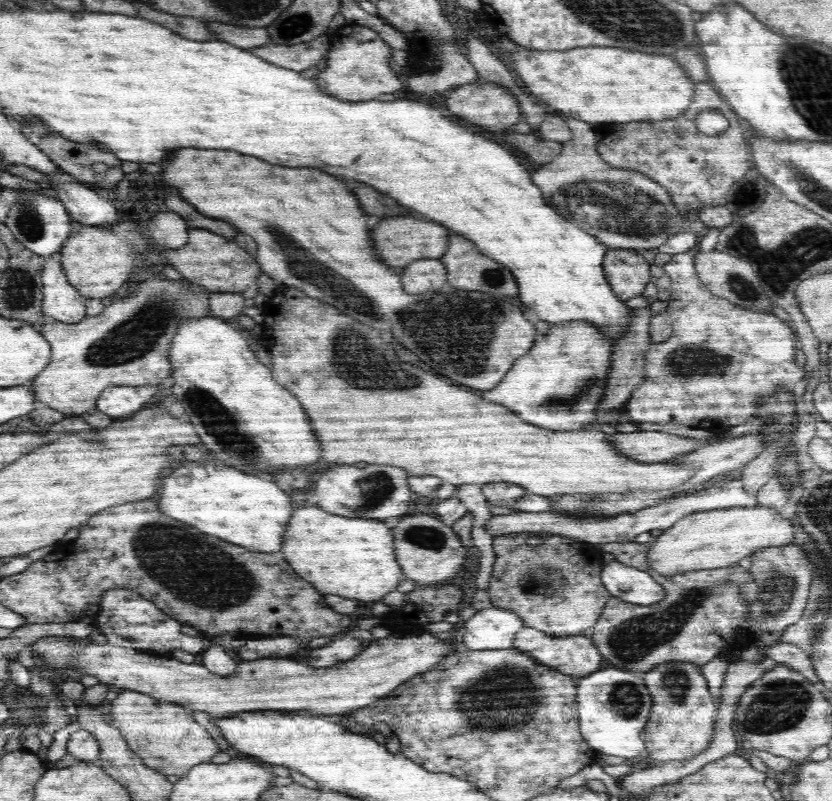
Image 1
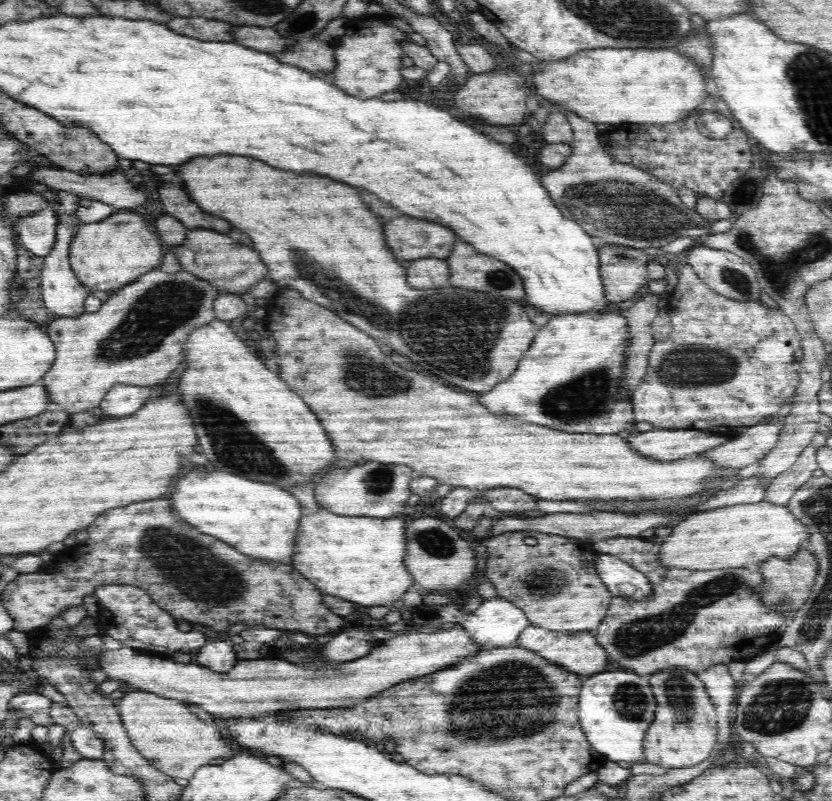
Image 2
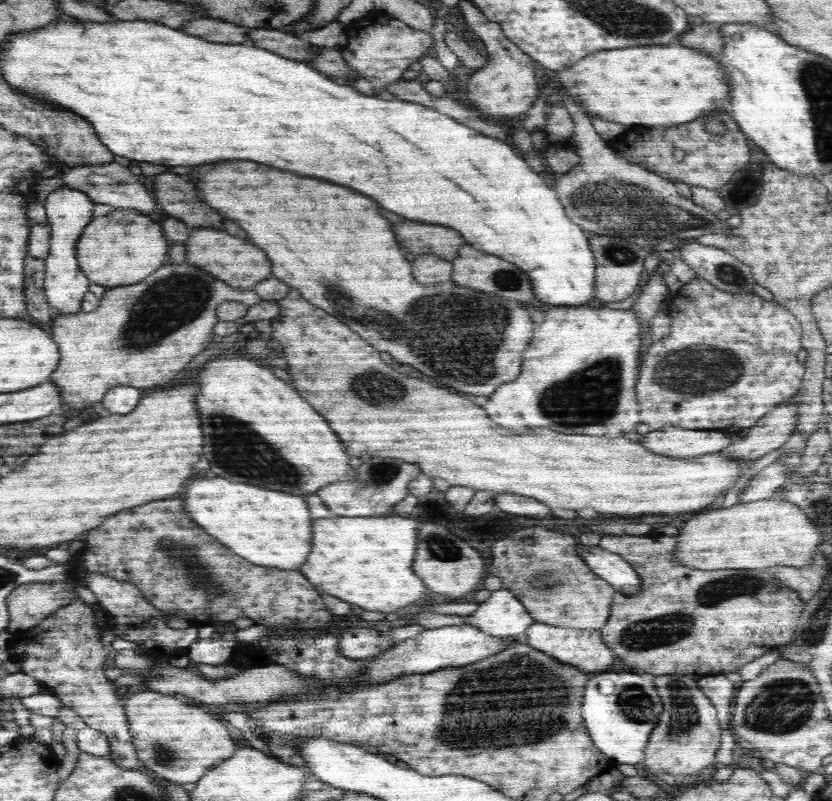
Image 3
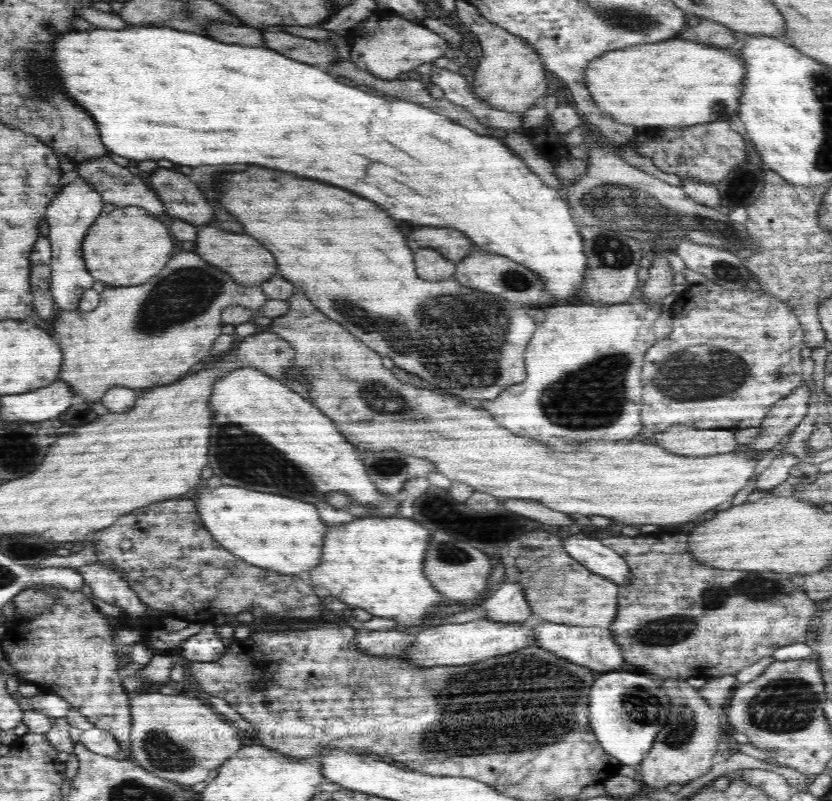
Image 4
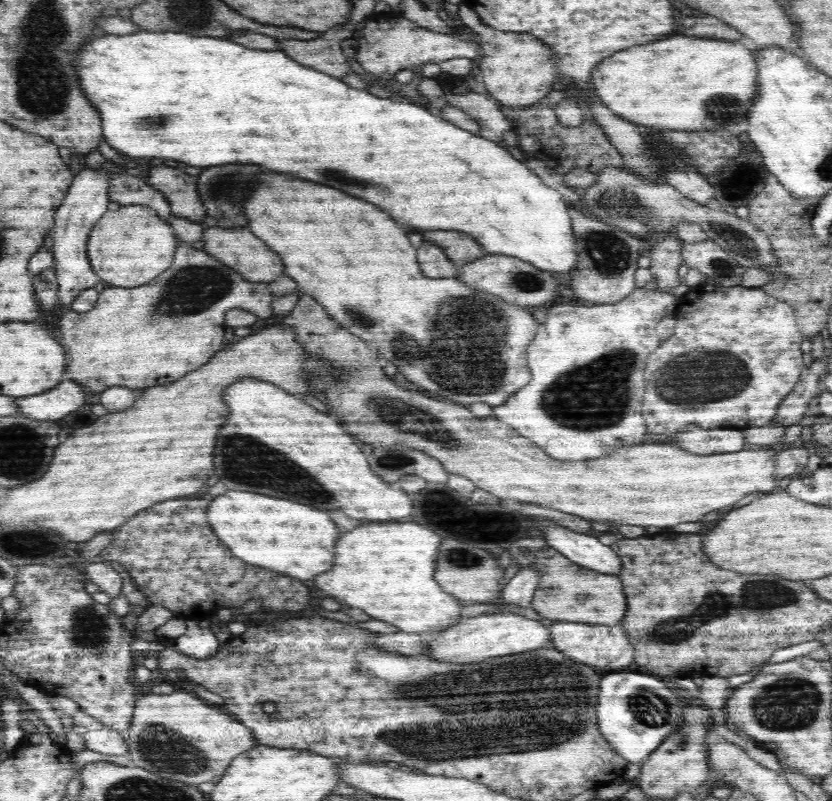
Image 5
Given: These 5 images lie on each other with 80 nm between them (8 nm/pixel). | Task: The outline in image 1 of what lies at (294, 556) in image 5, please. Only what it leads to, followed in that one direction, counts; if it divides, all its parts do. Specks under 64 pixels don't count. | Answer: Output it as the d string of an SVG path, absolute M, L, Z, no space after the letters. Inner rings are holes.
M188 462L184 466L180 466L178 470L174 470L162 482L158 504L166 516L170 516L174 520L182 520L186 524L192 524L204 534L220 536L222 540L228 540L228 542L242 546L246 550L266 552L266 554L274 554L274 552L282 550L284 534L286 534L288 522L292 518L292 500L276 484L266 482L256 476L250 476L250 474L244 474L244 472L238 472L236 468L226 468L226 466L216 466L216 464Z

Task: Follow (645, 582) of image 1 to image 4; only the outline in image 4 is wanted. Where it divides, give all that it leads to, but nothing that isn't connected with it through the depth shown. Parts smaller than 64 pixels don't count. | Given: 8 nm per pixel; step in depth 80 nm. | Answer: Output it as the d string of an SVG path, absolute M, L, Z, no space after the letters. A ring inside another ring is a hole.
M581 533L570 534L561 537L561 544L563 544L564 552L567 552L574 560L618 586L631 580L628 563L600 539Z

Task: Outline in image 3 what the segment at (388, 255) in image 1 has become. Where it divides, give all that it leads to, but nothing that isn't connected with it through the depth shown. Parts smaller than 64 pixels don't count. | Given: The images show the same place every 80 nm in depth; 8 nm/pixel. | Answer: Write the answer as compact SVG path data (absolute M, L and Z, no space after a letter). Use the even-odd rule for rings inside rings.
M404 220L394 226L396 238L404 250L414 254L436 254L444 260L454 260L464 244L464 238L450 228L434 224L416 224Z

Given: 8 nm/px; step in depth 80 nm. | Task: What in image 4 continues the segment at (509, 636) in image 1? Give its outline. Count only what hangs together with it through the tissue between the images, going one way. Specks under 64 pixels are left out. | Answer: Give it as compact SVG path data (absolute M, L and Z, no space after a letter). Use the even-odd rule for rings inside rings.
M503 582L491 596L480 604L479 617L502 623L526 623L531 615L522 583Z

